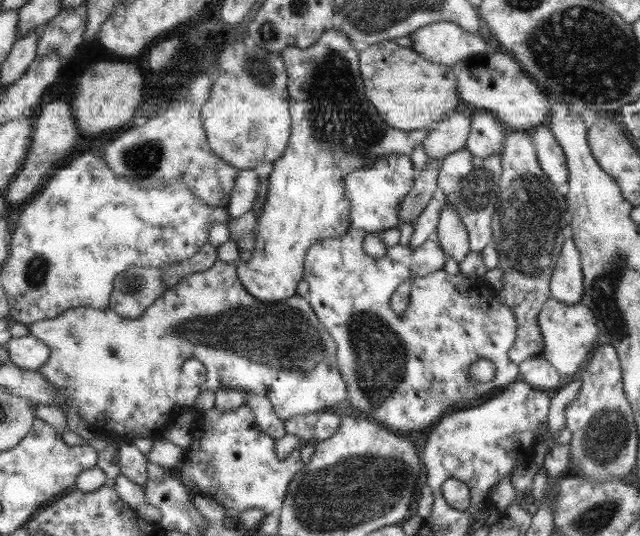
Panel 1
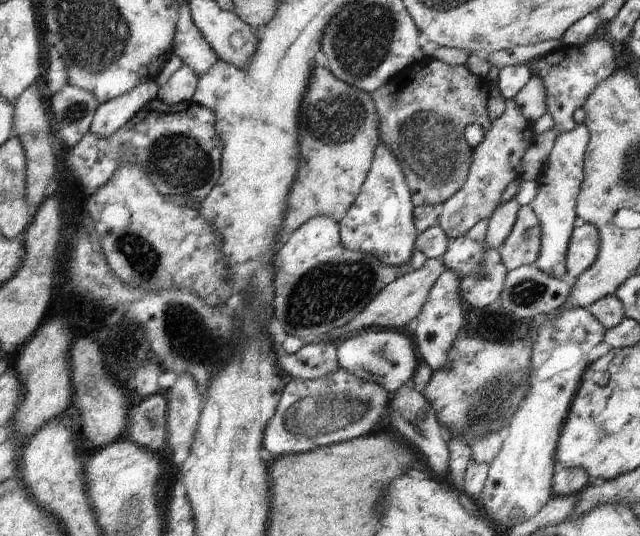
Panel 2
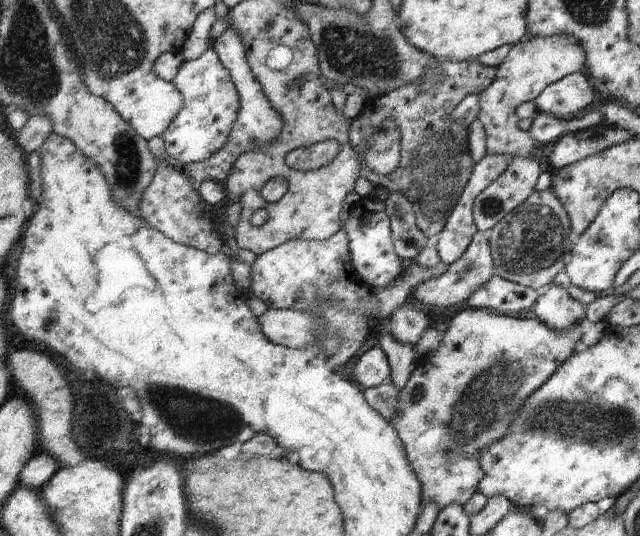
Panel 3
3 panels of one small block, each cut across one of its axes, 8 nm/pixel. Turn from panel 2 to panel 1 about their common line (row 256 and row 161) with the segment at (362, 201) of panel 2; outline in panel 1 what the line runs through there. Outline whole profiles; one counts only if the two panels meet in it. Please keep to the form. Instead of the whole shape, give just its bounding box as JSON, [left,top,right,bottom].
[344,154,419,234]

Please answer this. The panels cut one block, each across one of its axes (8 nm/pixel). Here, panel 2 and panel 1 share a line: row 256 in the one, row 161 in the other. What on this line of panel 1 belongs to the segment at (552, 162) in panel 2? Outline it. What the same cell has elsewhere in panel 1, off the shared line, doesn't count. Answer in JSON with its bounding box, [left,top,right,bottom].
[534,124,569,187]

